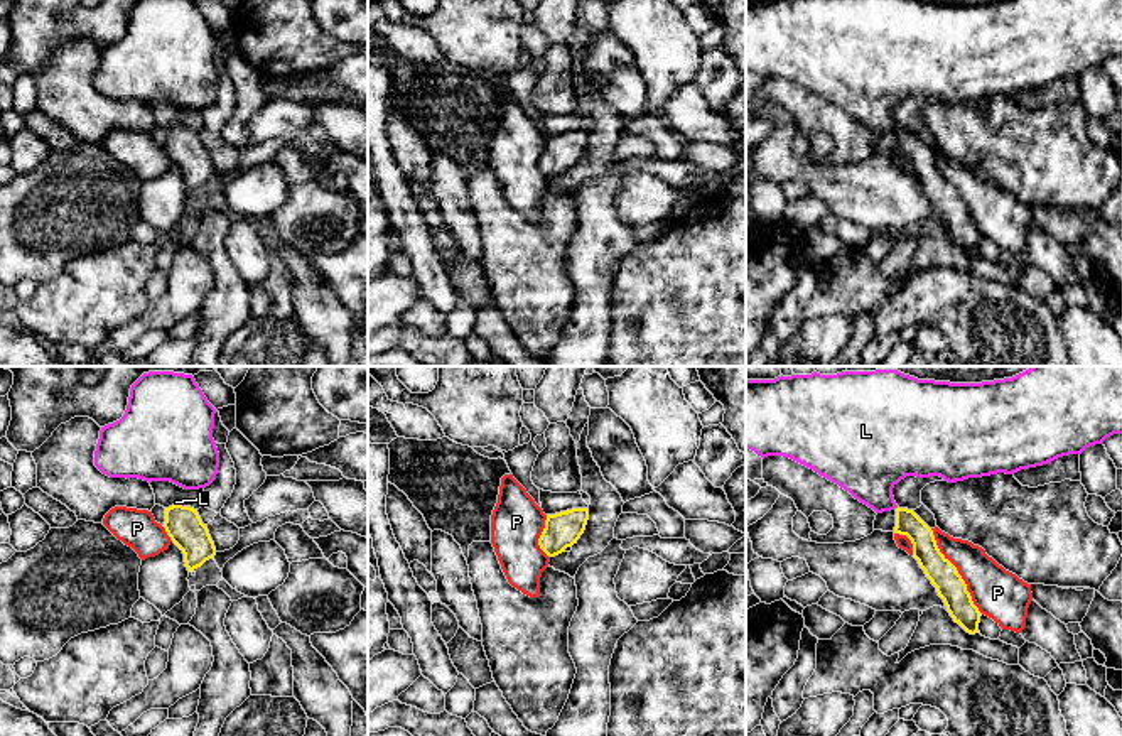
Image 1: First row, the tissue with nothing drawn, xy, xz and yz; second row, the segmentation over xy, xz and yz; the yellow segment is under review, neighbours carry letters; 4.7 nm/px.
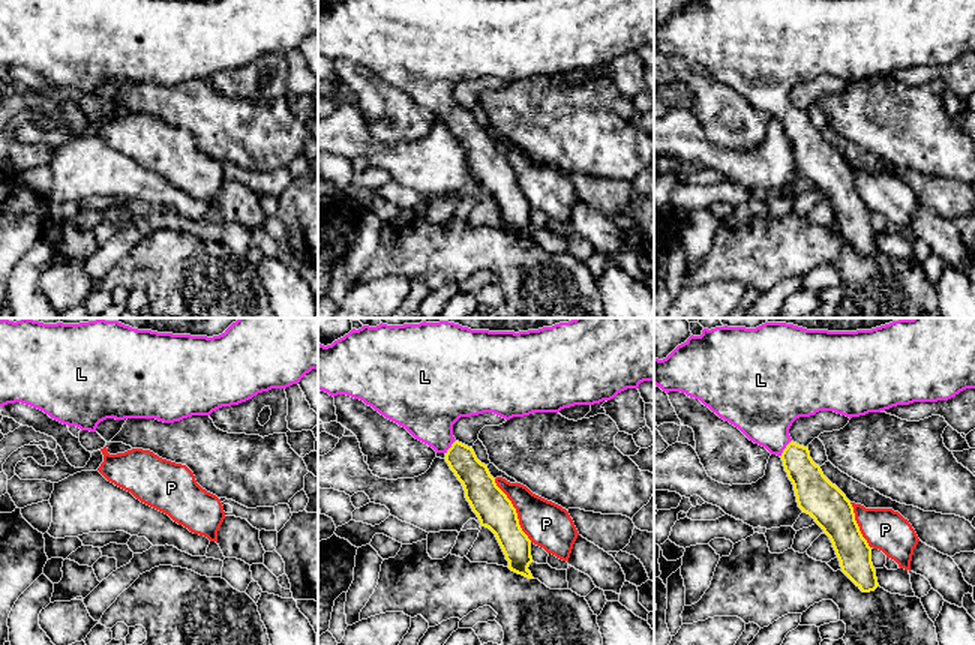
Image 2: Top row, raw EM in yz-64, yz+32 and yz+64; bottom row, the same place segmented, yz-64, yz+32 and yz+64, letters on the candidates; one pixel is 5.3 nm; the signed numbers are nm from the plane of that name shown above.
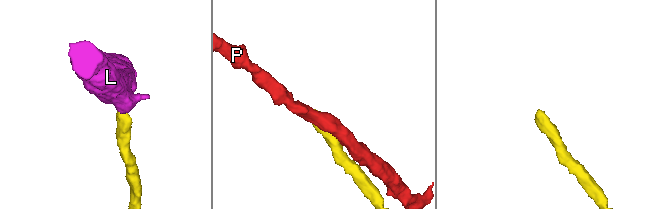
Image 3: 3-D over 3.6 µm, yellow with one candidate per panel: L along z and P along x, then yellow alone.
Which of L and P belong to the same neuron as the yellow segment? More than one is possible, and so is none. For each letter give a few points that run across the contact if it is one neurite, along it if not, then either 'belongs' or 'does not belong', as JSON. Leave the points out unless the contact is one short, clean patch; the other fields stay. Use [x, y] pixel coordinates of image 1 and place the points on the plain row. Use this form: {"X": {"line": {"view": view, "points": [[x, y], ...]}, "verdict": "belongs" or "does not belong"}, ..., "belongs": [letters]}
{"L": {"line": {"view": "xy", "points": [[183, 146], [179, 127], [176, 124]]}, "verdict": "belongs"}, "P": {"verdict": "does not belong"}, "belongs": ["L"]}

